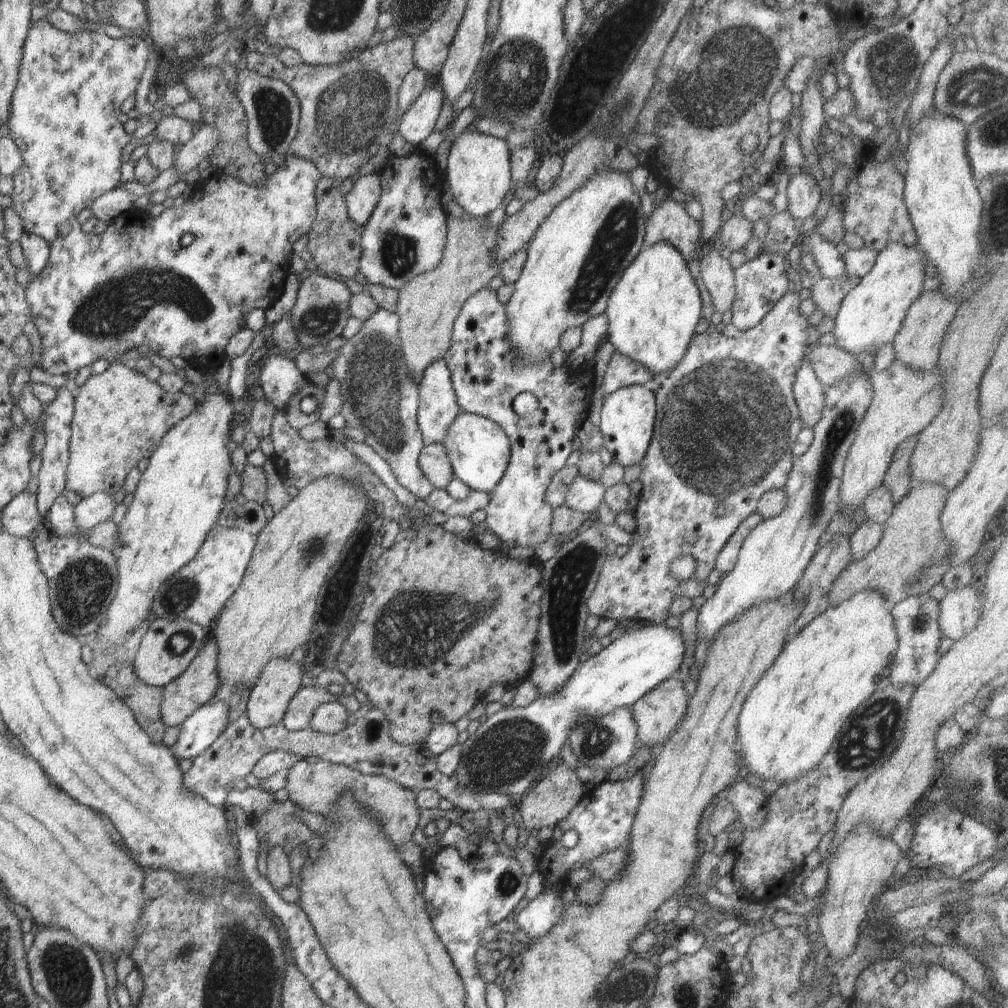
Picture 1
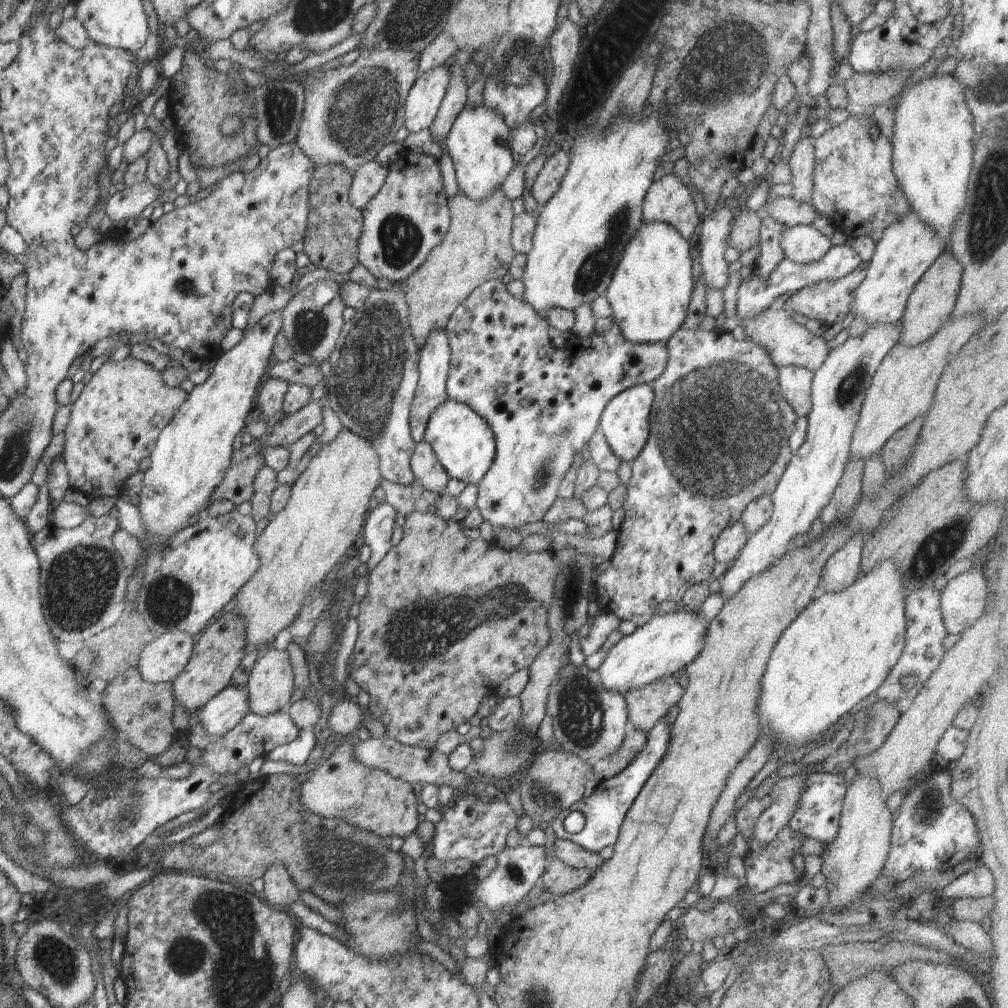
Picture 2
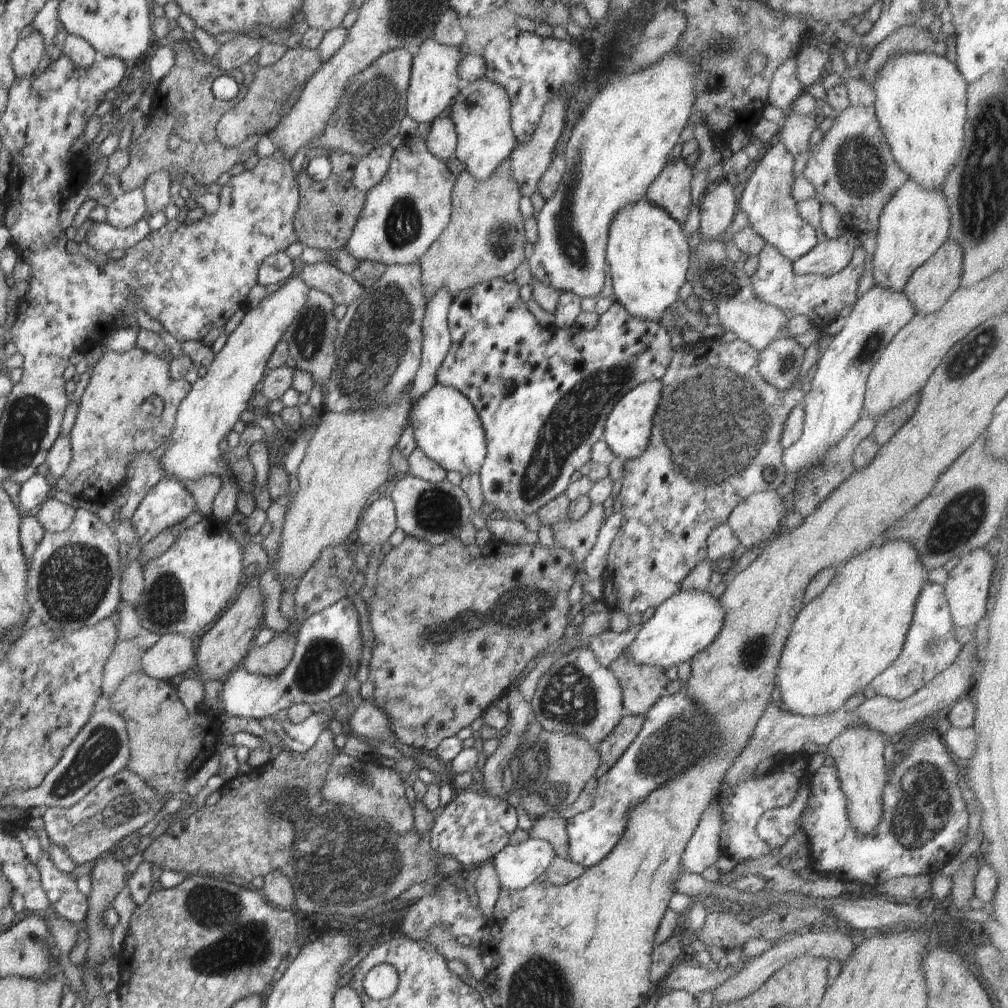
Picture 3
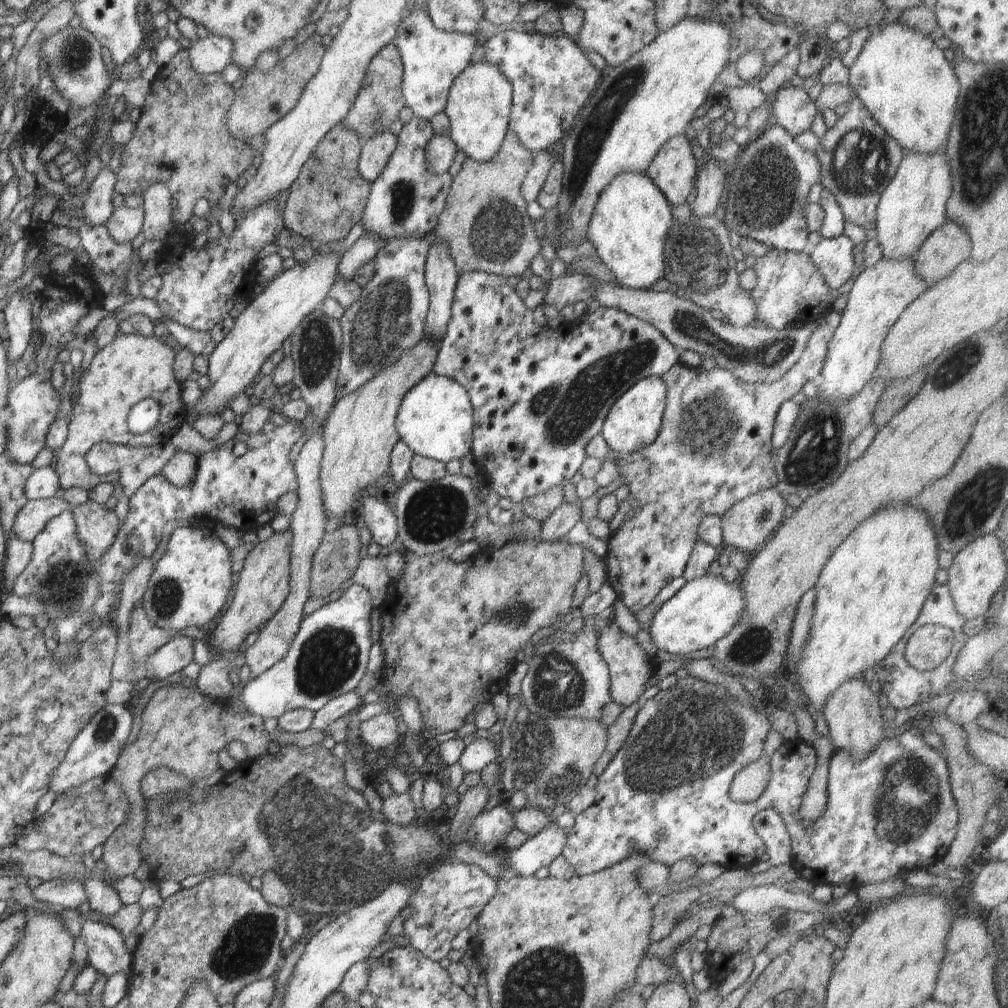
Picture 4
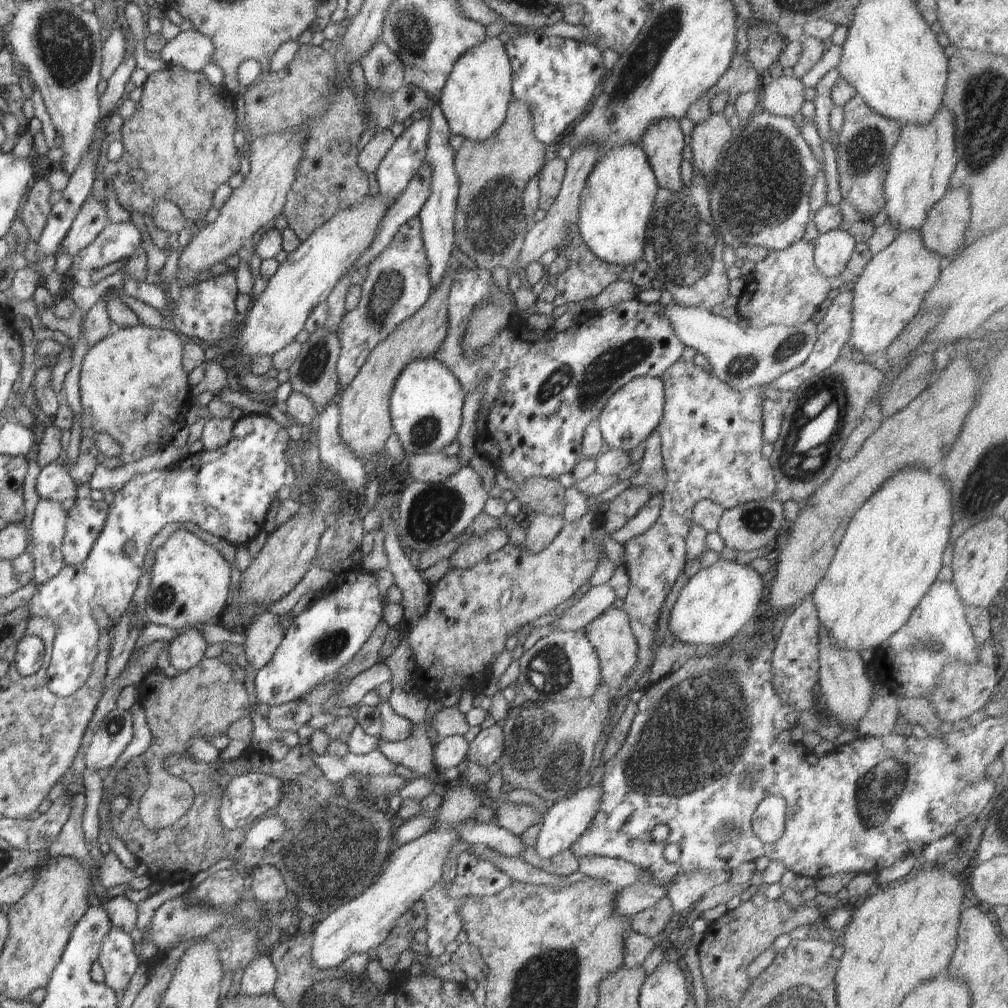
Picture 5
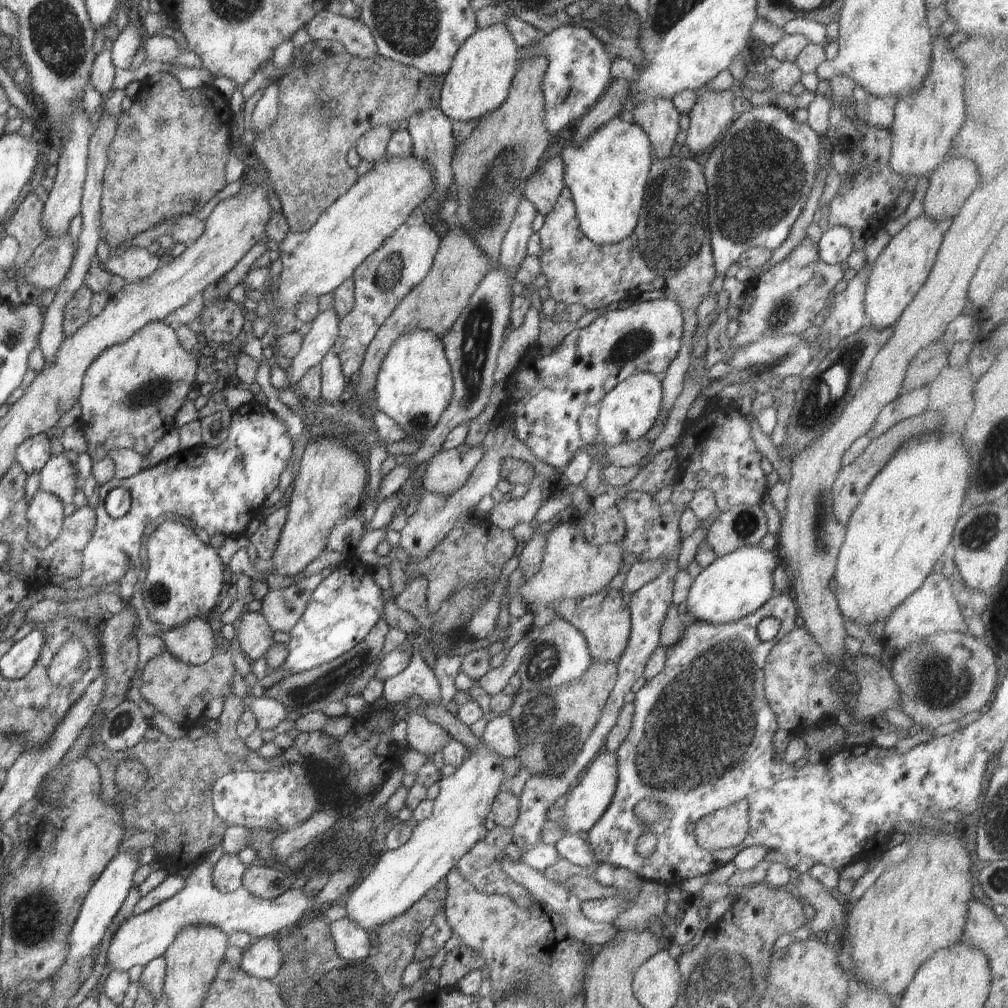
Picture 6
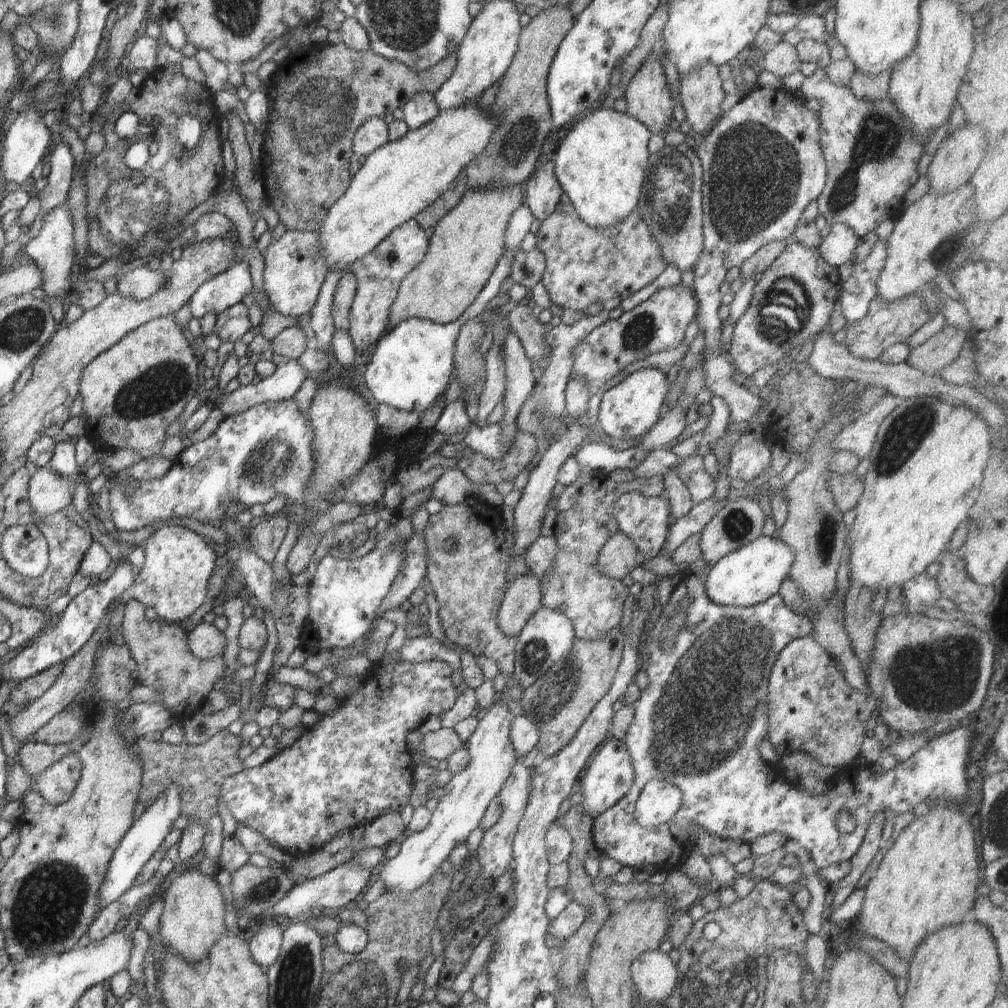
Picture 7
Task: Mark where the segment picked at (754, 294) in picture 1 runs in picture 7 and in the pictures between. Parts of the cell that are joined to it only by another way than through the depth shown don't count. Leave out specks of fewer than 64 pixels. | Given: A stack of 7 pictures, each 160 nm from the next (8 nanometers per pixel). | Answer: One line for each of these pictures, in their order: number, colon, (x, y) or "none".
2: (756, 295)
3: (827, 258)
4: (833, 257)
5: (832, 251)
6: (835, 245)
7: (836, 248)

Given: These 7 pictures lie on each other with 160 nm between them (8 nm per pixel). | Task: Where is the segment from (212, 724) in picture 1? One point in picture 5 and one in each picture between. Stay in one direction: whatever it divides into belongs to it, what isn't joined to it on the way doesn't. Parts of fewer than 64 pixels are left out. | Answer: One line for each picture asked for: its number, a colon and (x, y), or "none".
2: (222, 712)
3: (328, 650)
4: (328, 657)
5: (325, 636)

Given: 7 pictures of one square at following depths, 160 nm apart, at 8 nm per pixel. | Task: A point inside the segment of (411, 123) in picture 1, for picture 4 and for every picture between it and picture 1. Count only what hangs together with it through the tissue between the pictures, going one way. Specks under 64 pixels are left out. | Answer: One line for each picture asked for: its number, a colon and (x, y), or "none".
2: (423, 100)
3: (435, 80)
4: (432, 59)

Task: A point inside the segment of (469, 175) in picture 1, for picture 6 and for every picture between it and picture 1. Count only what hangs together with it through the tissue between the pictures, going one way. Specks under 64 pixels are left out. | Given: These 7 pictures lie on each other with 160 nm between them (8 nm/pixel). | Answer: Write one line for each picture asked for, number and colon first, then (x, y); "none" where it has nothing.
2: (479, 141)
3: (481, 115)
4: (479, 103)
5: (474, 100)
6: (478, 81)

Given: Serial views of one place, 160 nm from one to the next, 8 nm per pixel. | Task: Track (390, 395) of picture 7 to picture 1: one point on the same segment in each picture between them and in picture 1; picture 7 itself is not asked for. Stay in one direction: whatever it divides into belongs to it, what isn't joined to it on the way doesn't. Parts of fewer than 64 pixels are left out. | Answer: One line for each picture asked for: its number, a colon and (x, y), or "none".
1: (478, 449)
2: (463, 442)
3: (446, 427)
4: (435, 419)
5: (426, 401)
6: (414, 384)

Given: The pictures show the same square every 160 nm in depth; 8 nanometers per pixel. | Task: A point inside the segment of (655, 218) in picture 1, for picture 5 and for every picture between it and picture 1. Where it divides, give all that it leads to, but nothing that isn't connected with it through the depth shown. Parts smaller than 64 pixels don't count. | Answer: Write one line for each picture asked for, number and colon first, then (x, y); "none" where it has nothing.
2: (668, 200)
3: (671, 190)
4: (673, 169)
5: (663, 141)

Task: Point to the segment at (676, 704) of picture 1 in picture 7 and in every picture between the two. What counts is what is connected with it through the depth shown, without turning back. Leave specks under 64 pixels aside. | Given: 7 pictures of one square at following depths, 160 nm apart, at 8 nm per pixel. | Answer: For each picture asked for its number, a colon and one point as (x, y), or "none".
2: (646, 704)
3: (641, 685)
4: (630, 667)
5: (610, 635)
6: (603, 618)
7: (585, 510)

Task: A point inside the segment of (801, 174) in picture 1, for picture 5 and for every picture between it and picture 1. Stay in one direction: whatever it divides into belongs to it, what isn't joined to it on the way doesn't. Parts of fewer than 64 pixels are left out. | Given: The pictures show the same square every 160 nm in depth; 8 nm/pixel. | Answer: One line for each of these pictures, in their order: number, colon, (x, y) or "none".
2: (802, 160)
3: (796, 129)
4: (791, 107)
5: (785, 95)

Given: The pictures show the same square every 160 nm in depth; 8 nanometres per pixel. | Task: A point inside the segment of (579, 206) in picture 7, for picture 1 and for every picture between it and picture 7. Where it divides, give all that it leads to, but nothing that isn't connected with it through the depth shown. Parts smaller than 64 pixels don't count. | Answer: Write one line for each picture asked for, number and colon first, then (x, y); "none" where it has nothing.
1: (653, 311)
2: (650, 290)
3: (648, 255)
4: (628, 227)
5: (617, 200)
6: (607, 173)

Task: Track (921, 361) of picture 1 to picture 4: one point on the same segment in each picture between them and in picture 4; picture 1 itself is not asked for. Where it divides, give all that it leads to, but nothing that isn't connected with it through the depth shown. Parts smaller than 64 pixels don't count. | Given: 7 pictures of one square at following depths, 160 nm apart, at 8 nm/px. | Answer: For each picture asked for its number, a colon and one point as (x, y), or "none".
2: (933, 299)
3: (932, 283)
4: (947, 246)

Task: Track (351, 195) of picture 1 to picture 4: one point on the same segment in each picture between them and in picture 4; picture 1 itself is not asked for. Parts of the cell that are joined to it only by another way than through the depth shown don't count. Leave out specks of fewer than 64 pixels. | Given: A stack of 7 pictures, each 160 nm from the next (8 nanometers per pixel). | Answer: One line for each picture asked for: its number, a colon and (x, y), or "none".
2: (368, 178)
3: (370, 169)
4: (376, 151)

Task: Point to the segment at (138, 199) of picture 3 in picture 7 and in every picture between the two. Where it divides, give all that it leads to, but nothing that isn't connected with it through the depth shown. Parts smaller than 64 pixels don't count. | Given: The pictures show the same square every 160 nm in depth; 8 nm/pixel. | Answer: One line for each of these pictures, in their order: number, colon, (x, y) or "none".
4: (125, 224)
5: (116, 242)
6: (134, 266)
7: (141, 283)

